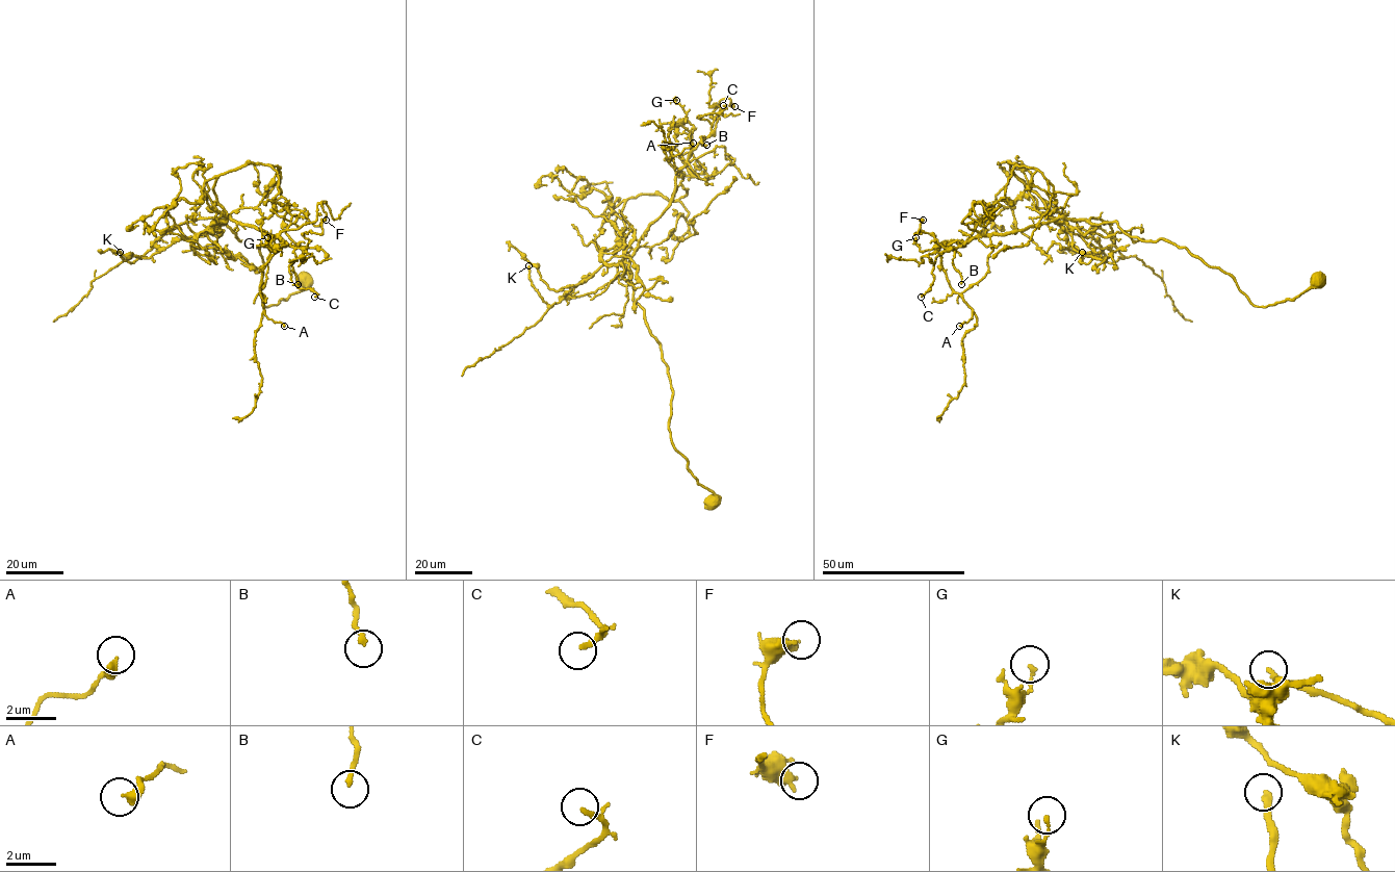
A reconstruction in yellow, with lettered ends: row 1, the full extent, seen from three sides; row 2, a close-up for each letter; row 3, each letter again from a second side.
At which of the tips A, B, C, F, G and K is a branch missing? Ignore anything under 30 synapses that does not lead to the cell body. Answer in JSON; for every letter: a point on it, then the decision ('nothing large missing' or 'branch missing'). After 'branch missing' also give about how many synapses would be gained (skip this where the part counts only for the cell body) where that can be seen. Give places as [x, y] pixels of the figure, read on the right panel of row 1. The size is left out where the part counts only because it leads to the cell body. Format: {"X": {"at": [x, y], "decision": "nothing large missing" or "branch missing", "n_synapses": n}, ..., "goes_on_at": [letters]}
{"A": {"at": [959, 326], "decision": "nothing large missing"}, "B": {"at": [961, 284], "decision": "nothing large missing"}, "C": {"at": [921, 297], "decision": "nothing large missing"}, "F": {"at": [923, 220], "decision": "nothing large missing"}, "G": {"at": [915, 237], "decision": "nothing large missing"}, "K": {"at": [1082, 252], "decision": "branch missing", "n_synapses": 35}, "goes_on_at": ["K"]}

